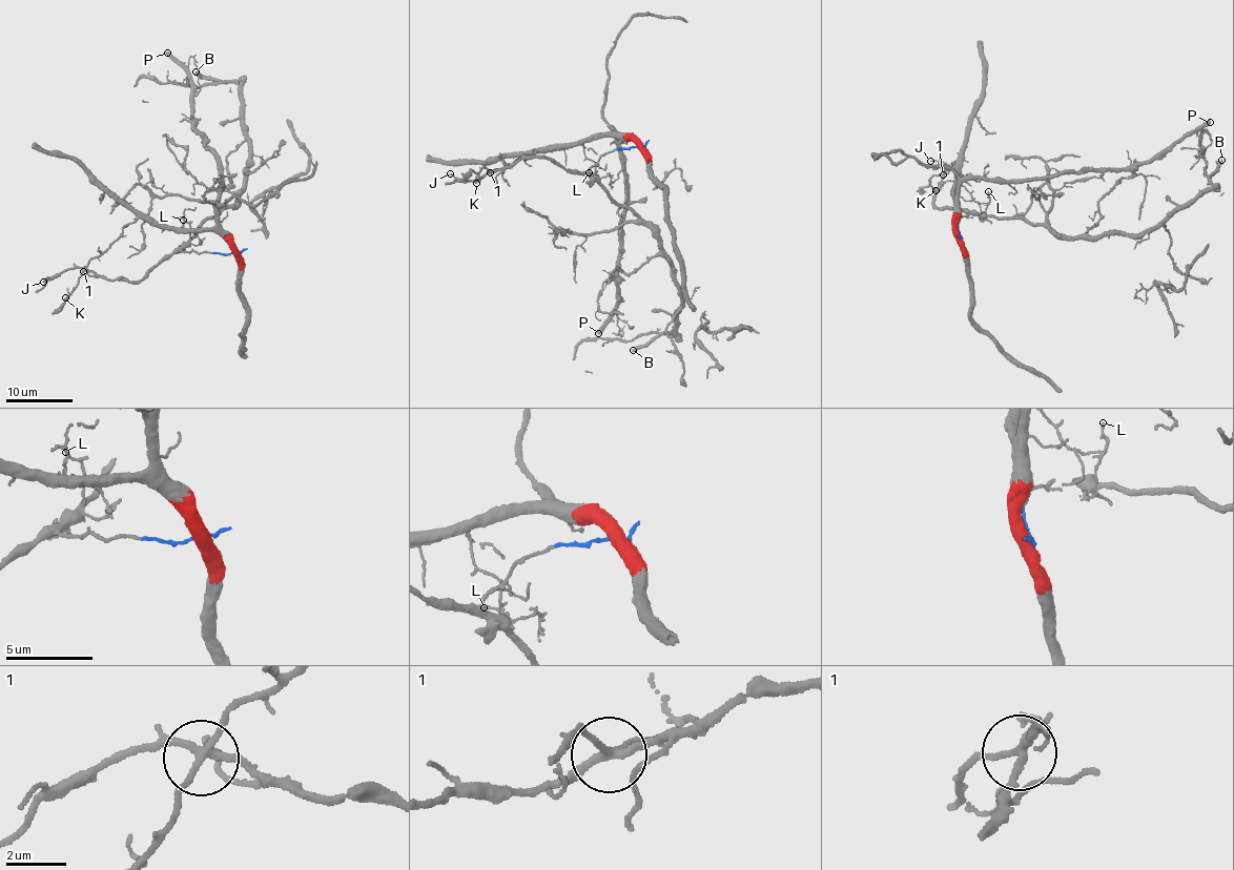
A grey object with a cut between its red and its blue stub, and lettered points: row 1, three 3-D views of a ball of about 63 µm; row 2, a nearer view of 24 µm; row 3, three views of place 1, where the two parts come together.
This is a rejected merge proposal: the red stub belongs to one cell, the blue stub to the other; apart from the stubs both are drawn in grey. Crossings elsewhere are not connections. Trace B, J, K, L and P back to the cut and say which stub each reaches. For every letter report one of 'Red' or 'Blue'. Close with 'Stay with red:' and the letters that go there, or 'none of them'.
B: Blue
J: Blue
K: Red
L: Red
P: Red
Stay with red: K, L, P

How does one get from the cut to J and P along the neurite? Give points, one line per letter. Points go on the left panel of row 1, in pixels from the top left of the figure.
J: (235, 253), (179, 251), (161, 257), (138, 281), (112, 280), (75, 269), (61, 271), (43, 283)
P: (237, 252), (233, 241), (219, 220), (218, 164), (194, 126), (189, 77), (166, 54)

